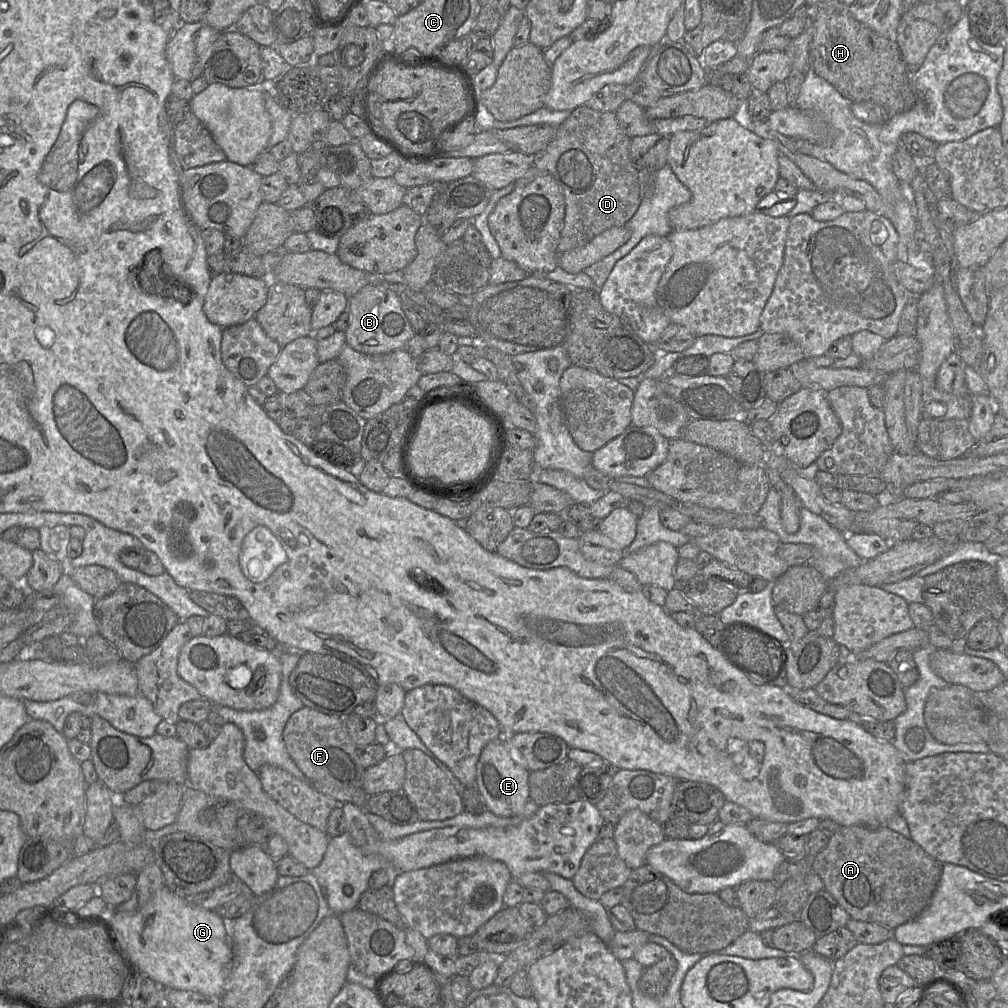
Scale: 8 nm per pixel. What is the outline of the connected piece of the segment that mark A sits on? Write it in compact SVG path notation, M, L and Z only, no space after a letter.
M840 826L830 835L826 847L812 858L812 871L823 881L831 894L851 919L877 923L894 929L917 918L931 903L937 889L943 864L928 855L910 837L883 826Z

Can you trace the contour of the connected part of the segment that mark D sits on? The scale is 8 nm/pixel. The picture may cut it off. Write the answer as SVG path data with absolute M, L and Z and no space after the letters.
M582 105L574 109L557 128L548 146L532 156L532 166L550 175L565 199L565 218L557 245L558 255L587 244L607 229L624 226L637 211L641 203L640 168L631 159L630 142L631 138L621 129L614 112L600 112Z

